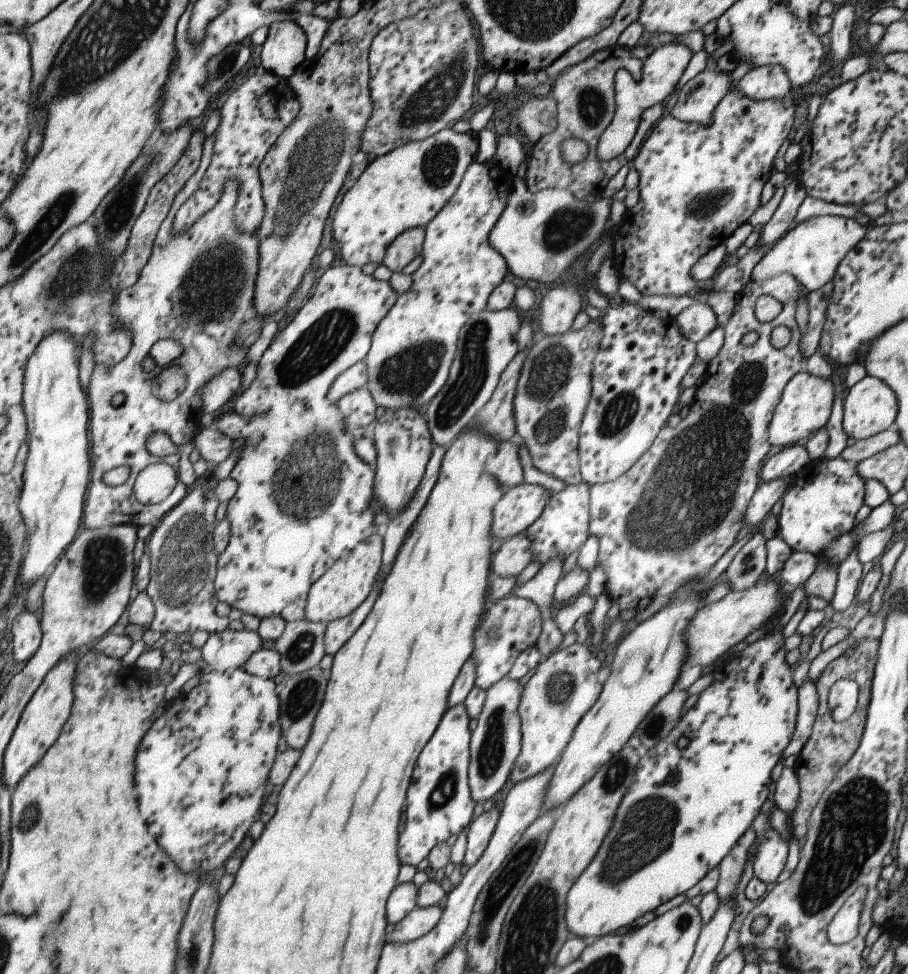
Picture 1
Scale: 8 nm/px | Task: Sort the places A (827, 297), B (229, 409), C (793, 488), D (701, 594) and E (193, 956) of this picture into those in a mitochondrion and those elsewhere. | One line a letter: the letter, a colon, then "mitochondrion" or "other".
A: other
B: other
C: other
D: other
E: mitochondrion

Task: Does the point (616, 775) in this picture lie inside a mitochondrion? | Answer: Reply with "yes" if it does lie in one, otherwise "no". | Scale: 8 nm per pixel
yes

